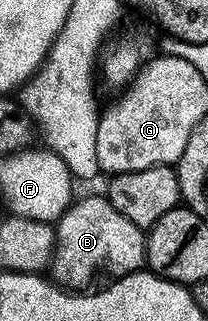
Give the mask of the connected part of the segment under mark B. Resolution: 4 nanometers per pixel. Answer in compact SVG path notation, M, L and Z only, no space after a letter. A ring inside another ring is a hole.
M108 197L81 198L55 222L57 243L51 263L51 278L58 286L81 292L96 274L113 274L114 279L137 274L145 266L146 231L131 224L123 212L115 212Z

